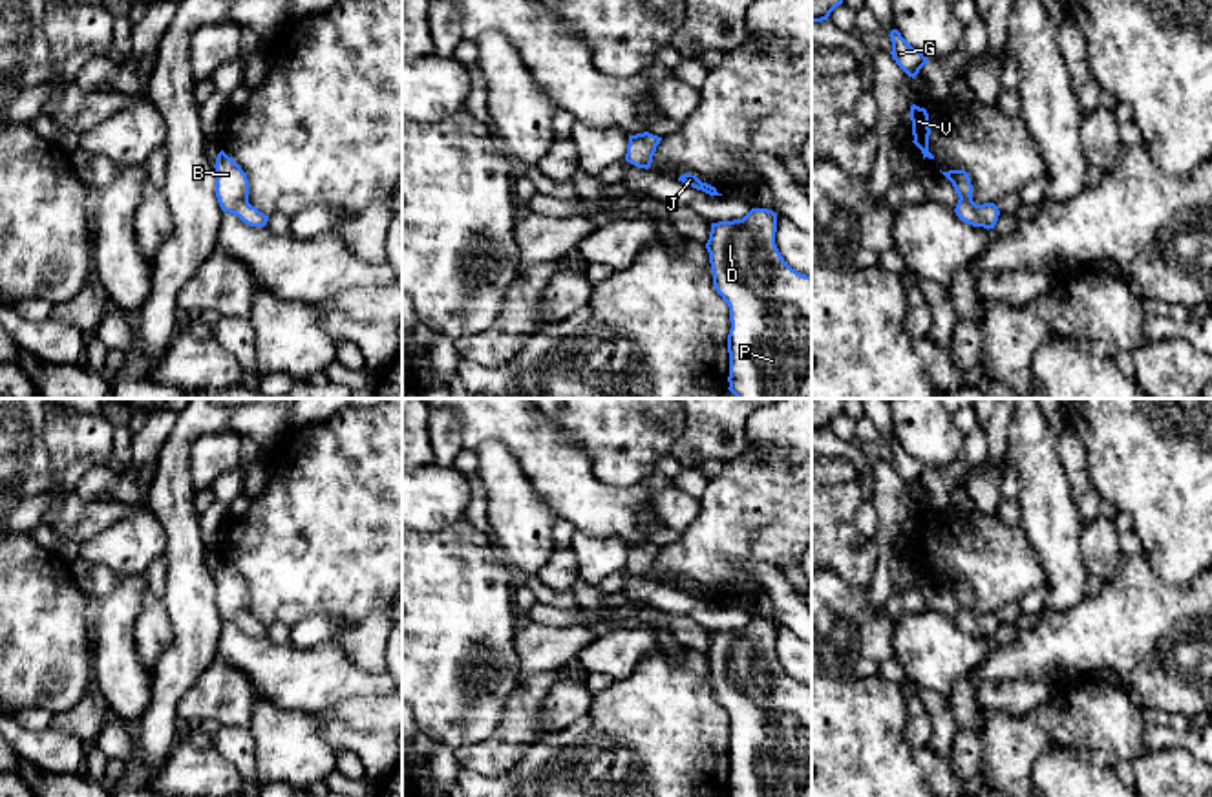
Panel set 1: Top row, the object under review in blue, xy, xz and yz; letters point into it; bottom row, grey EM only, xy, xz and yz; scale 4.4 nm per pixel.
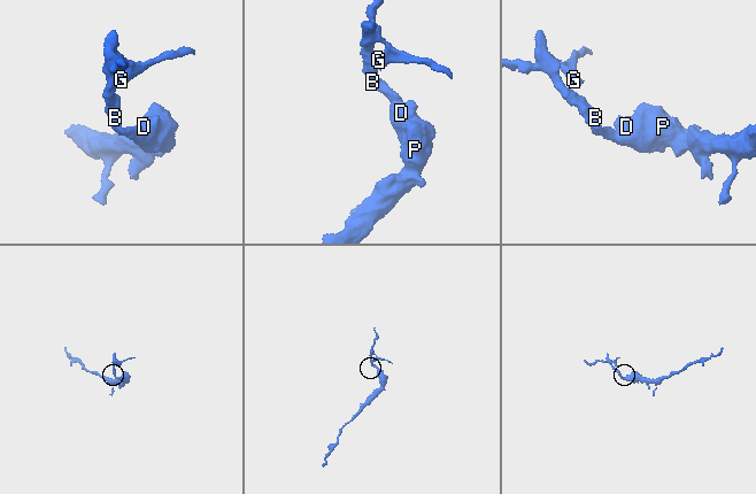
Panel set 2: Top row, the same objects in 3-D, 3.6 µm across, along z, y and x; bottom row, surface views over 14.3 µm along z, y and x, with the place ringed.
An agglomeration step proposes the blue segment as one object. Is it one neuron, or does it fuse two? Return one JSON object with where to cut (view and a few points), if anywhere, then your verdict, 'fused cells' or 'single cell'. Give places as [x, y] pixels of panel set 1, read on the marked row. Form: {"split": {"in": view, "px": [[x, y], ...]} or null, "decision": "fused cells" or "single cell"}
{"split": null, "decision": "single cell"}

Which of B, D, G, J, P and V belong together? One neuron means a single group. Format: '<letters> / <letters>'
B D G J P V

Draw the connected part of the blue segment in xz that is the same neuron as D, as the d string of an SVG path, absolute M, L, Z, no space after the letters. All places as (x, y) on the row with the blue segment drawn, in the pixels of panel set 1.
M751 208L742 219L711 223L706 249L713 285L729 307L729 391L737 398L812 398L812 276L792 269L775 245L777 214Z

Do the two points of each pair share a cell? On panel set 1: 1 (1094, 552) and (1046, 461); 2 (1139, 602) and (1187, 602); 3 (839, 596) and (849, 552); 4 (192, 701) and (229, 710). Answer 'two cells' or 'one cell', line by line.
1: two cells
2: one cell
3: two cells
4: one cell

